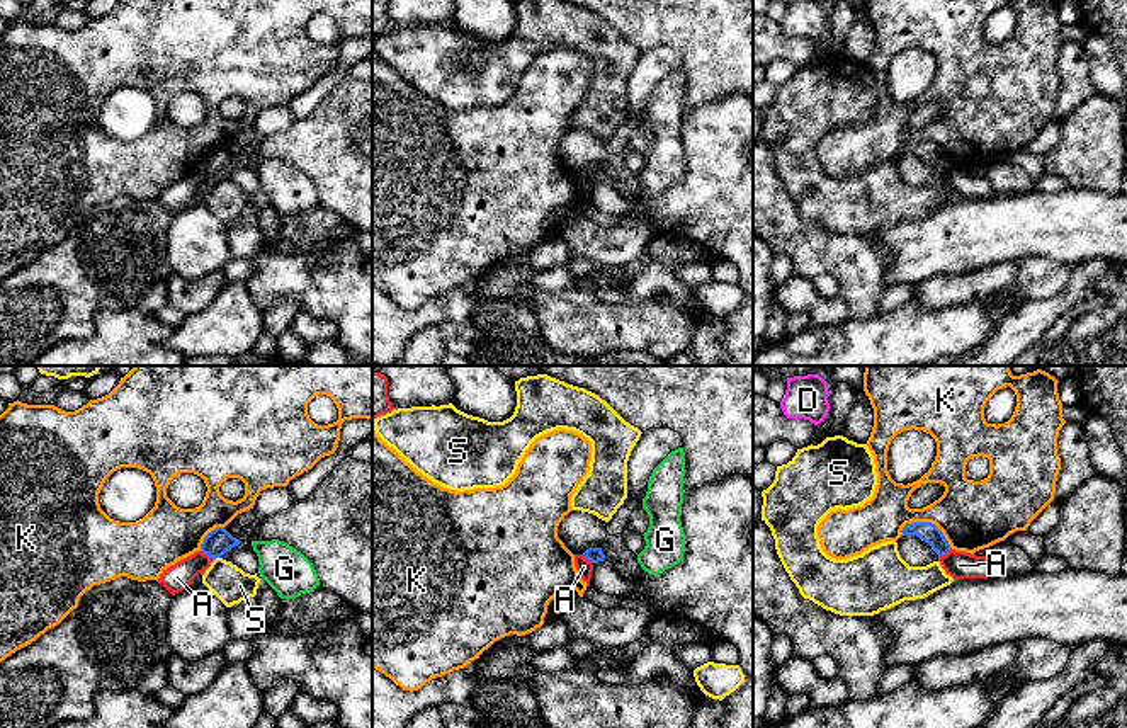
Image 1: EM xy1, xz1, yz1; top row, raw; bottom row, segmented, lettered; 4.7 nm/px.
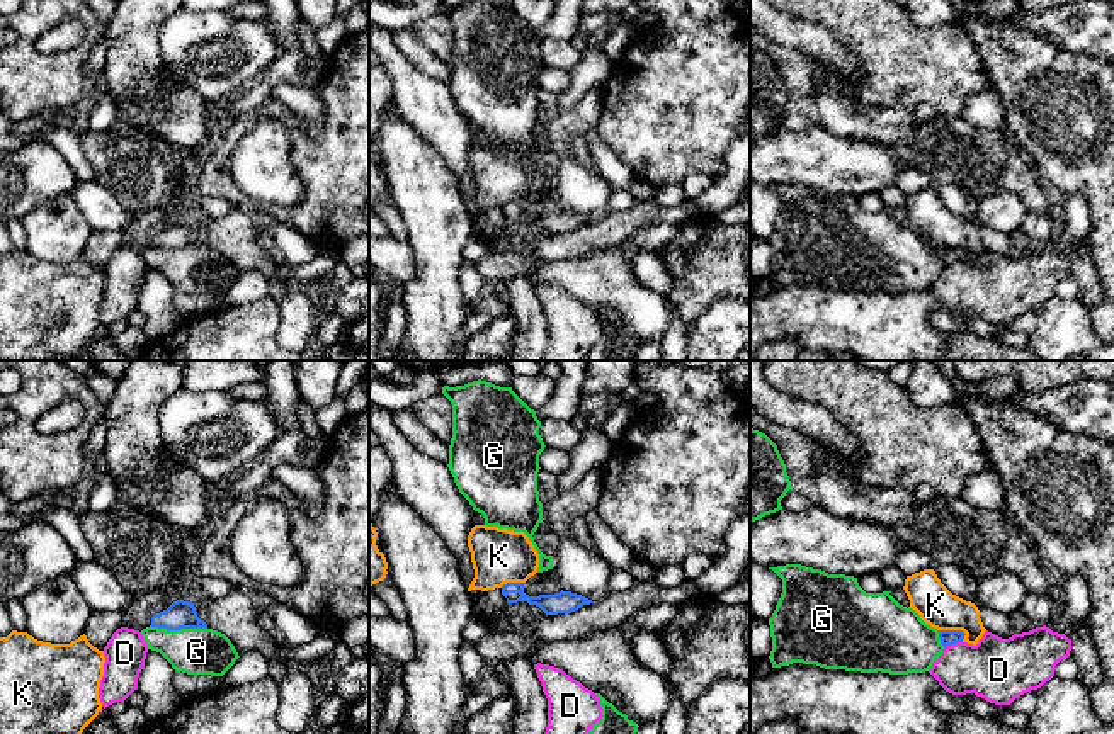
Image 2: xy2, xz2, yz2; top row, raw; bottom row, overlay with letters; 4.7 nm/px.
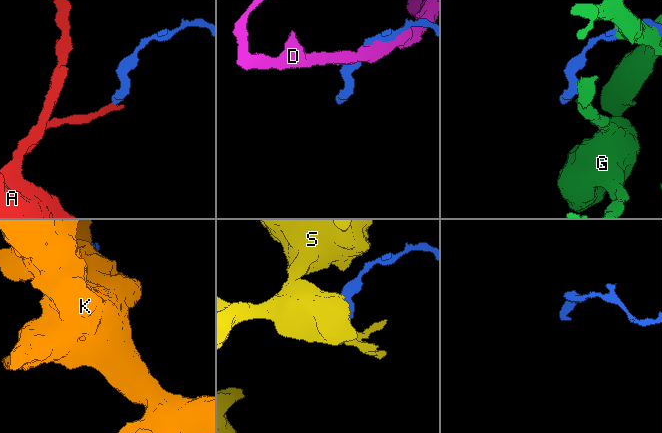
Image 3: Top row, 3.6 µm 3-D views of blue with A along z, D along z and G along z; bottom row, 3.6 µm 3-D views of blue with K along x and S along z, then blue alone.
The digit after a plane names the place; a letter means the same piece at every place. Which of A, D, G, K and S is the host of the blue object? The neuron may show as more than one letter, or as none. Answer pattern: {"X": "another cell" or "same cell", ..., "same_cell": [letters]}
{"A": "another cell", "D": "another cell", "G": "another cell", "K": "another cell", "S": "another cell", "same_cell": []}

